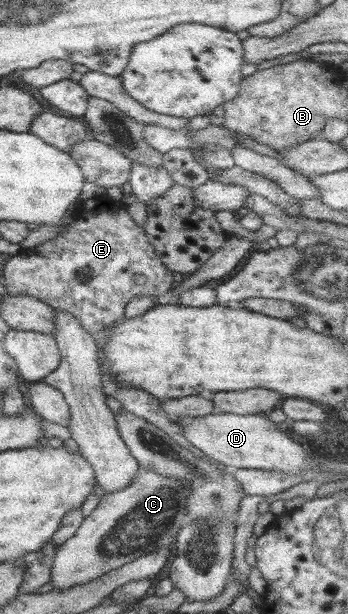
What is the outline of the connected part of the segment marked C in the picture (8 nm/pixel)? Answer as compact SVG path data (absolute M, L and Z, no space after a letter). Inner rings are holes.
M140 466L138 475L127 488L100 495L99 504L83 519L75 534L58 546L53 556L51 584L56 590L87 584L155 552L157 547L173 546L180 528L190 523L185 499L189 494L188 482L173 480Z

